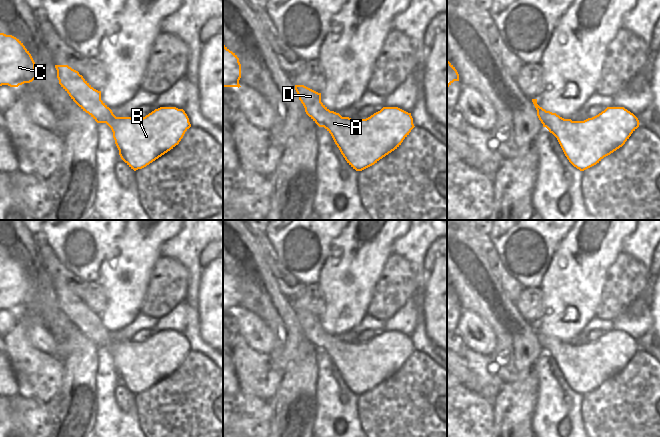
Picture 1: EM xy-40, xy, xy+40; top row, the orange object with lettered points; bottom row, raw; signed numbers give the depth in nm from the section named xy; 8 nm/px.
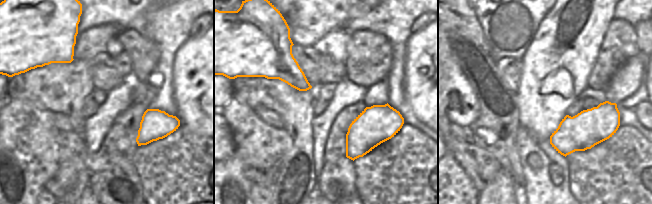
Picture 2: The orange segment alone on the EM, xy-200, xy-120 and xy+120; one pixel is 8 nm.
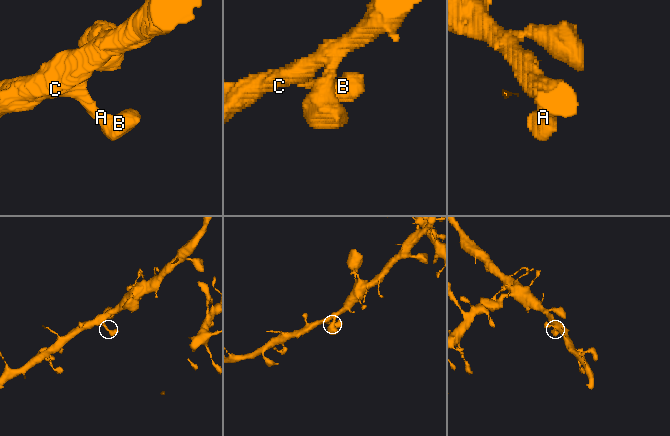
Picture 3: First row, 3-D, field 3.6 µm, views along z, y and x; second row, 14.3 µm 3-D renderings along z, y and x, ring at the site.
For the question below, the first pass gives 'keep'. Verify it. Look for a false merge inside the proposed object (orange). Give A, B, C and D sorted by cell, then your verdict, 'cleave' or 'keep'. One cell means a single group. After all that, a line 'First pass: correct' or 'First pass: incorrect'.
A B C D; keep
First pass: correct

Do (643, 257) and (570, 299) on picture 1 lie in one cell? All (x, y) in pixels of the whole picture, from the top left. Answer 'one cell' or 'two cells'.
two cells

